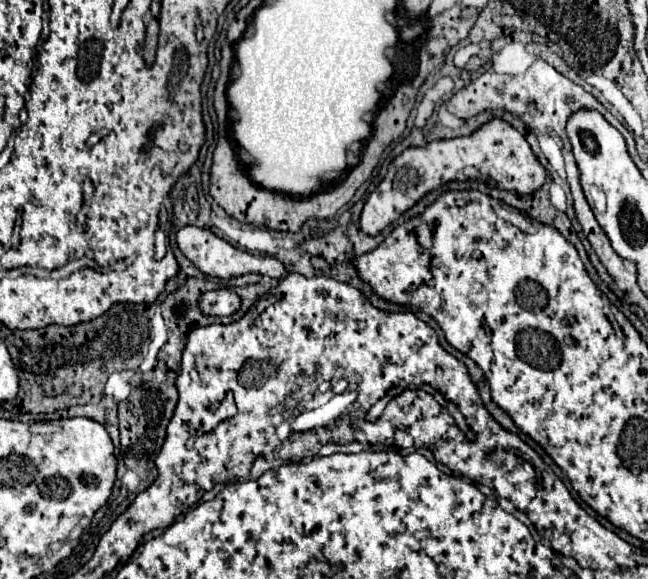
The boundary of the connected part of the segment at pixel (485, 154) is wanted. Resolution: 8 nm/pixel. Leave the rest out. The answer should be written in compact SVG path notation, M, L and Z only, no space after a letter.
M492 118L470 136L448 138L448 140L434 140L426 146L410 146L402 154L398 154L378 184L378 188L368 196L362 214L360 214L360 228L362 232L374 236L382 232L388 224L392 224L402 212L412 208L426 192L440 188L450 180L466 180L464 168L476 168L484 180L492 180L502 190L512 190L518 194L532 194L536 192L544 180L546 170L534 156L526 136L520 134L514 126L500 118Z

